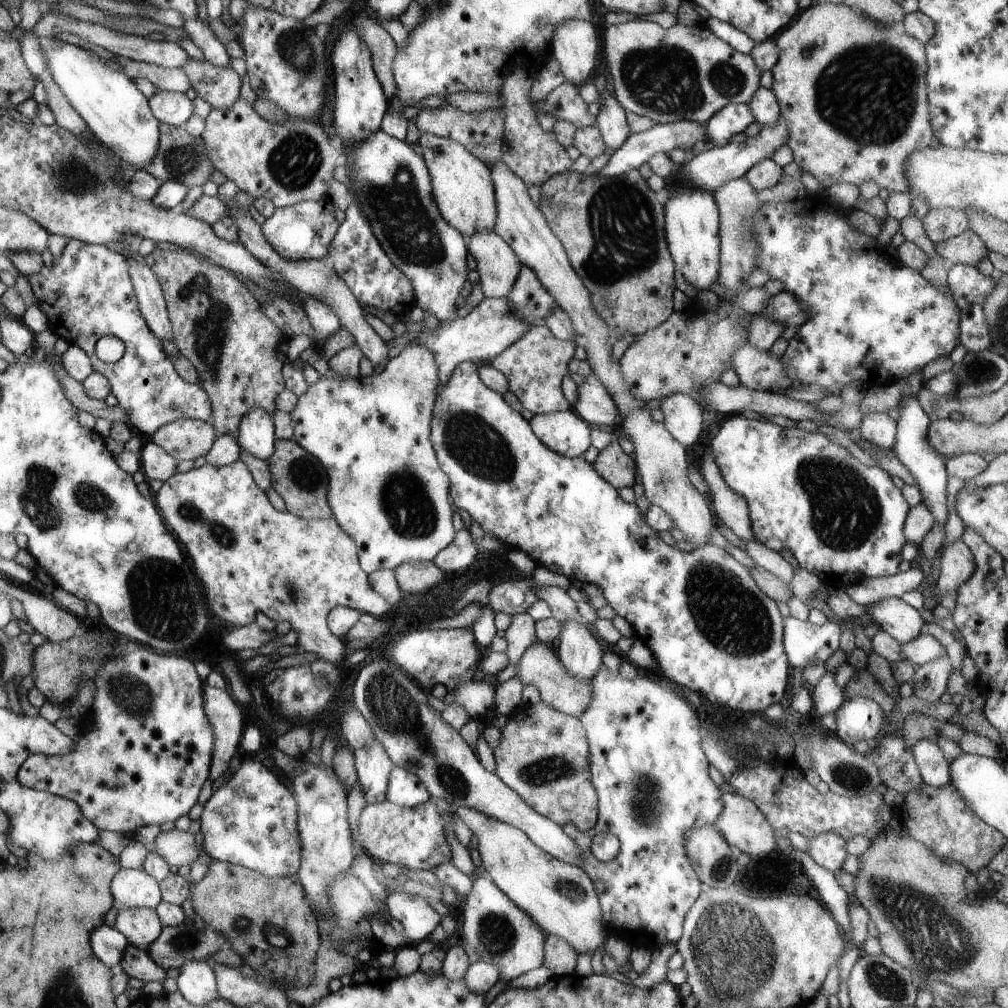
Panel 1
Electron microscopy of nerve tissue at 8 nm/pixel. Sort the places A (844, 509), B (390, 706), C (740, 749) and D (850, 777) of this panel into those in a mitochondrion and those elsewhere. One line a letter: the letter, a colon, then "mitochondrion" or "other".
A: mitochondrion
B: mitochondrion
C: mitochondrion
D: mitochondrion

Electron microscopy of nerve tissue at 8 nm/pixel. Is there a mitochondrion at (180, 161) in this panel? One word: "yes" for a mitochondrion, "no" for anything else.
yes

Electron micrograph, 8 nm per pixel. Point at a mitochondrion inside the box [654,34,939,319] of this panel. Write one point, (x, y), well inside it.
(869, 93)

